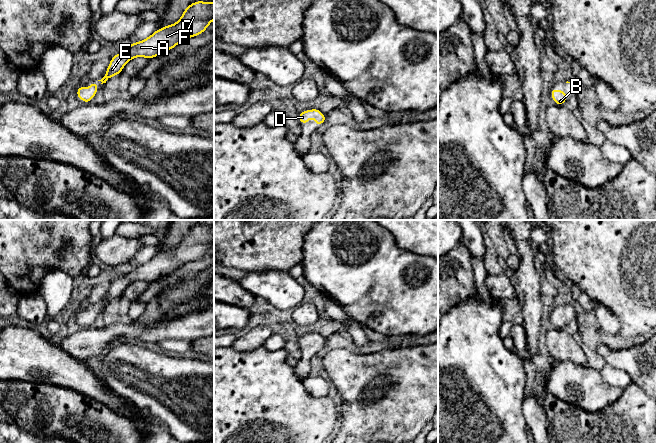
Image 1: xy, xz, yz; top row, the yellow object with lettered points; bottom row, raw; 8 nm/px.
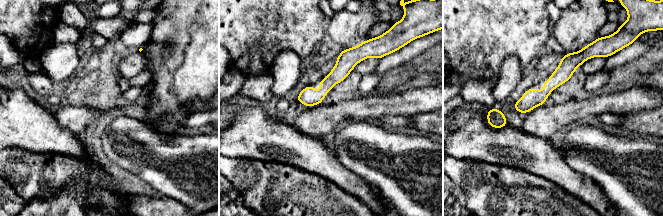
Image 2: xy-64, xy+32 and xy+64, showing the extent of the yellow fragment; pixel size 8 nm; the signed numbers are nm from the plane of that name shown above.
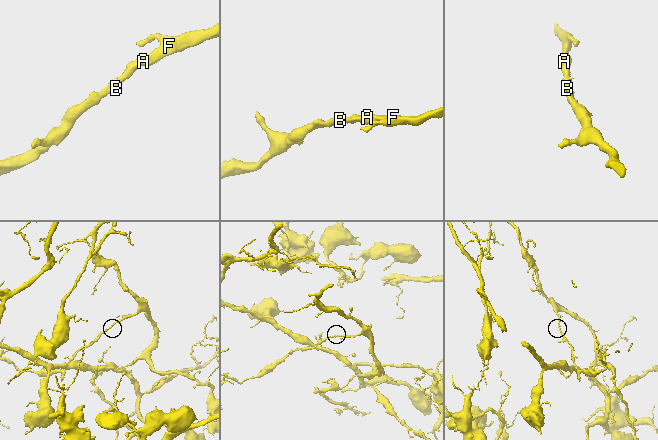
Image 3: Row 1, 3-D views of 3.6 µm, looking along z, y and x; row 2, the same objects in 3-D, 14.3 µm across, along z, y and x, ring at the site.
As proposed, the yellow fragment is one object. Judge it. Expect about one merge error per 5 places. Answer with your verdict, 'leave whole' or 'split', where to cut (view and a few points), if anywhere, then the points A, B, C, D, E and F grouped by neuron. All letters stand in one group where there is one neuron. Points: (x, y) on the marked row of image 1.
leave whole; no cut; A B C D E F

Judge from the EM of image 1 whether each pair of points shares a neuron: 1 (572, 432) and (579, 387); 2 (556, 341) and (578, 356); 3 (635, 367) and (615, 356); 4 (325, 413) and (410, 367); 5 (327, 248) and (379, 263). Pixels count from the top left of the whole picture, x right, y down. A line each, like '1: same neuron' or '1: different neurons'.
1: different neurons
2: same neuron
3: same neuron
4: different neurons
5: same neuron

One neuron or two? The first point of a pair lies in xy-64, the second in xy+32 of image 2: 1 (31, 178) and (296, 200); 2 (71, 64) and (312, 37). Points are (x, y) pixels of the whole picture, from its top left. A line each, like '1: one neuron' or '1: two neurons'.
1: one neuron
2: two neurons

